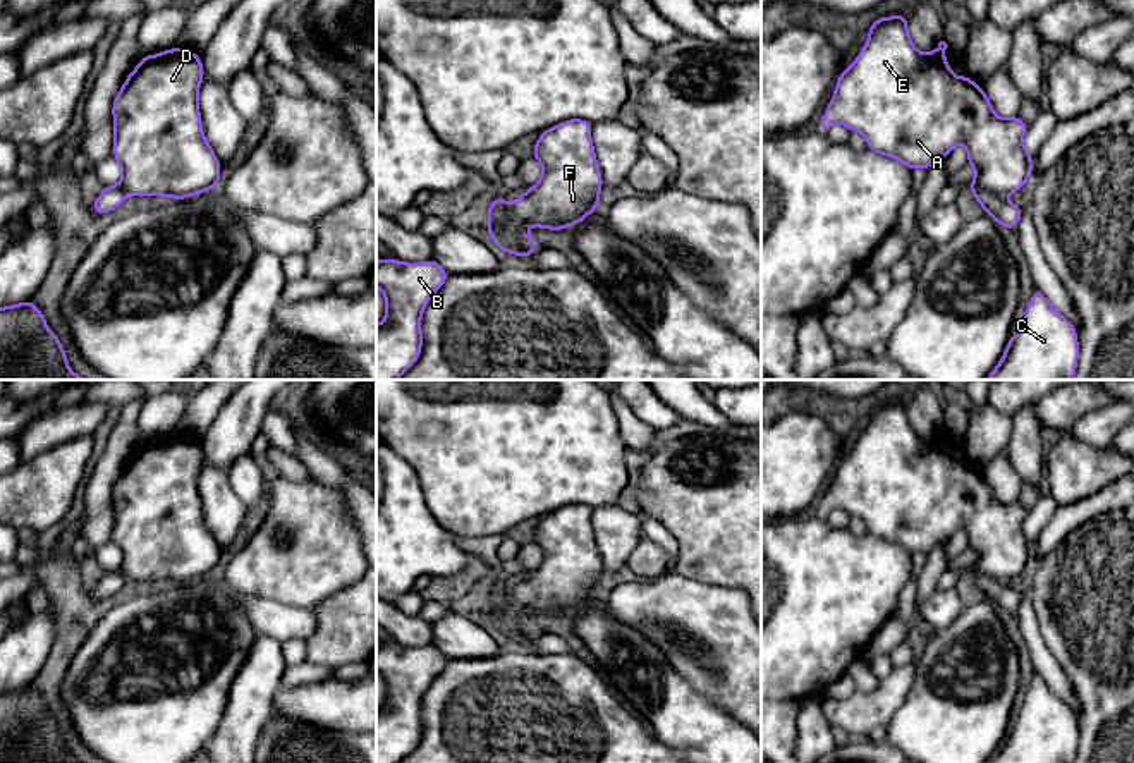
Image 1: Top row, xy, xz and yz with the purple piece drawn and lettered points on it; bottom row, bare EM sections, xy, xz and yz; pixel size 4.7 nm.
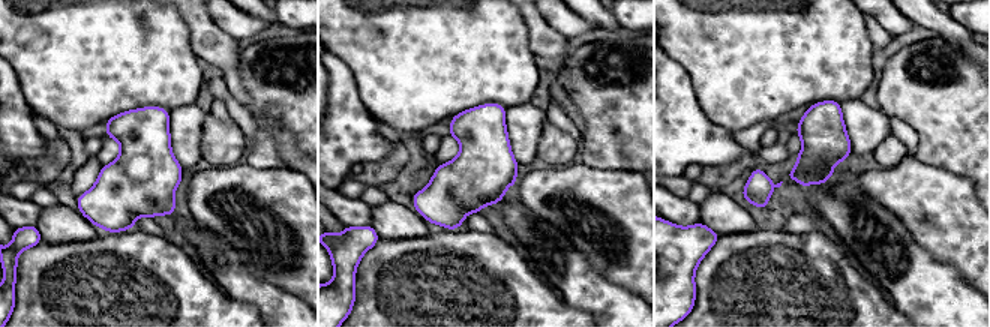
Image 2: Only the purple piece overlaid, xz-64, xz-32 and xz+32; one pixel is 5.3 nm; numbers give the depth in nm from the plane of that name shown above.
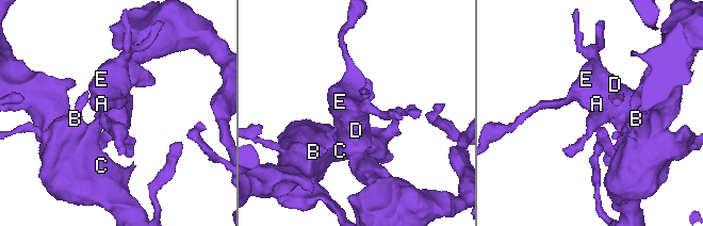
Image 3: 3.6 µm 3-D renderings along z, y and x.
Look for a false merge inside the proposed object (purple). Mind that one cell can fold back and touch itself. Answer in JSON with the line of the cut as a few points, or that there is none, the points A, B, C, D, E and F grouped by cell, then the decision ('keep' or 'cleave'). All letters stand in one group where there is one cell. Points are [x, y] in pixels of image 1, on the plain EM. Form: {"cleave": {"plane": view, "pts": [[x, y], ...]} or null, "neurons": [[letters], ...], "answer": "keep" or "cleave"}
{"cleave": {"plane": "xz", "pts": [[509, 592], [507, 602], [488, 614]]}, "neurons": [["A", "D", "E", "F"], ["B", "C"]], "answer": "cleave"}

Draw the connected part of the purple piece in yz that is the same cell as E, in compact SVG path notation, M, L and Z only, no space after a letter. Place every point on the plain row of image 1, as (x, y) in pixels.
M905 397L880 402L868 414L856 447L838 461L818 516L826 519L833 509L844 509L849 516L859 516L869 534L902 546L909 555L928 555L964 526L967 550L976 553L971 574L997 581L1021 576L1033 553L1031 536L1022 529L1029 509L1019 500L1000 504L985 474L967 461L955 462L943 442L945 426L933 438L918 436L909 423Z

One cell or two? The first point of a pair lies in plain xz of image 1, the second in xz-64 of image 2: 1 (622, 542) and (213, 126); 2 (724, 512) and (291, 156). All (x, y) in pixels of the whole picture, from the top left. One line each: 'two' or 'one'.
1: two
2: two

